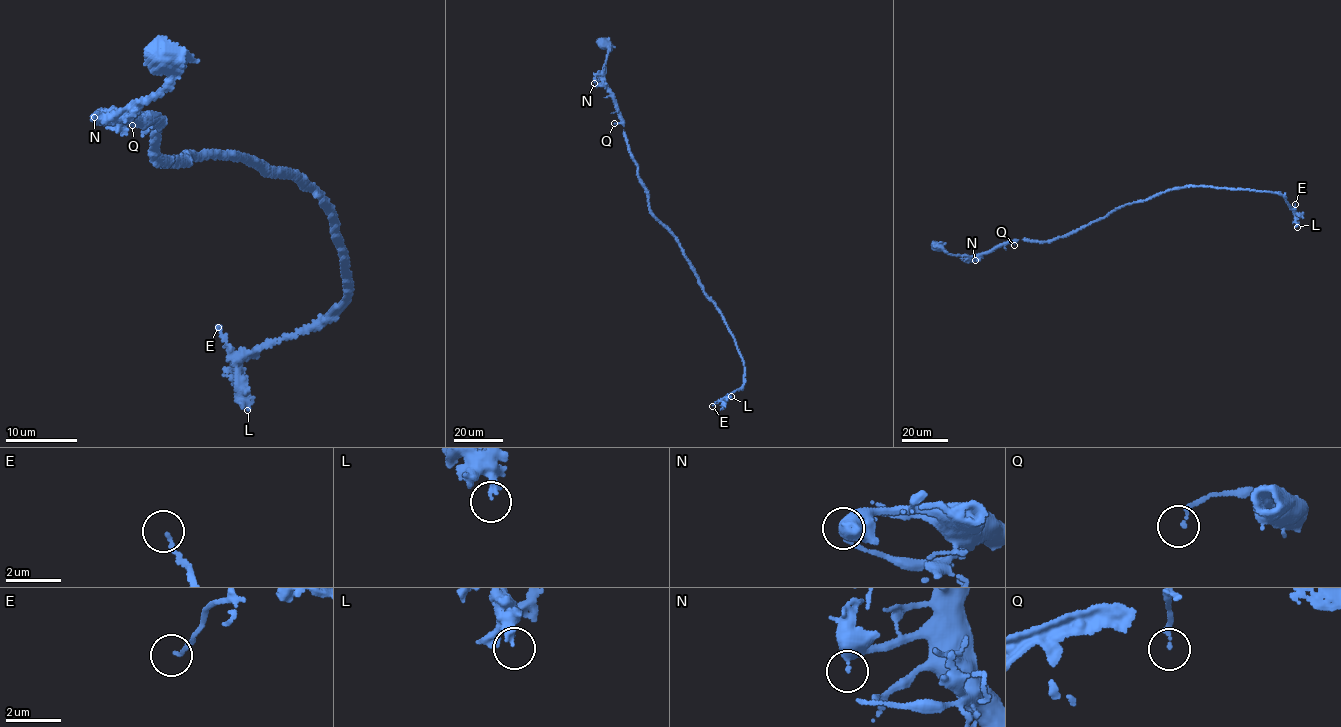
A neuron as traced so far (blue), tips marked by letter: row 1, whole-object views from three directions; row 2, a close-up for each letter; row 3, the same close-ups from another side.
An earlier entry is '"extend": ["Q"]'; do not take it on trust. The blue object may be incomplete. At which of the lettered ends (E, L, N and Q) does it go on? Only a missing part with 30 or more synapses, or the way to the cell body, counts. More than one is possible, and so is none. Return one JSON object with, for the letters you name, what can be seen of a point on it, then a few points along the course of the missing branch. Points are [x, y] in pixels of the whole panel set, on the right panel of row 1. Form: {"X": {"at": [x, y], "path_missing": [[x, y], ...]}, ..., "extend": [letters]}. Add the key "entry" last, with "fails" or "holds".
{"extend": [], "entry": "fails"}

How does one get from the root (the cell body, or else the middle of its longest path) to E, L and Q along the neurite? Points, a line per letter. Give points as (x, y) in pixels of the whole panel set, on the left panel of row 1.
E: (164, 58), (123, 121), (162, 121), (155, 160), (293, 175), (343, 257), (318, 323), (236, 354), (218, 327)
L: (164, 58), (123, 121), (162, 121), (155, 160), (293, 175), (343, 257), (330, 315), (237, 365), (247, 410)
Q: (164, 58), (168, 81), (123, 121), (133, 124), (146, 117), (152, 123), (157, 120), (140, 116), (132, 125)

